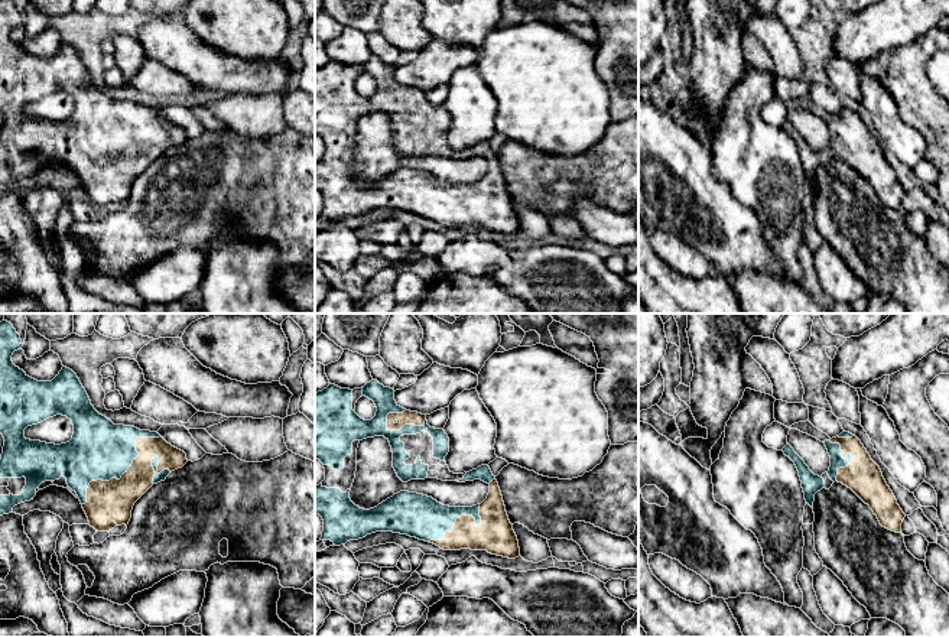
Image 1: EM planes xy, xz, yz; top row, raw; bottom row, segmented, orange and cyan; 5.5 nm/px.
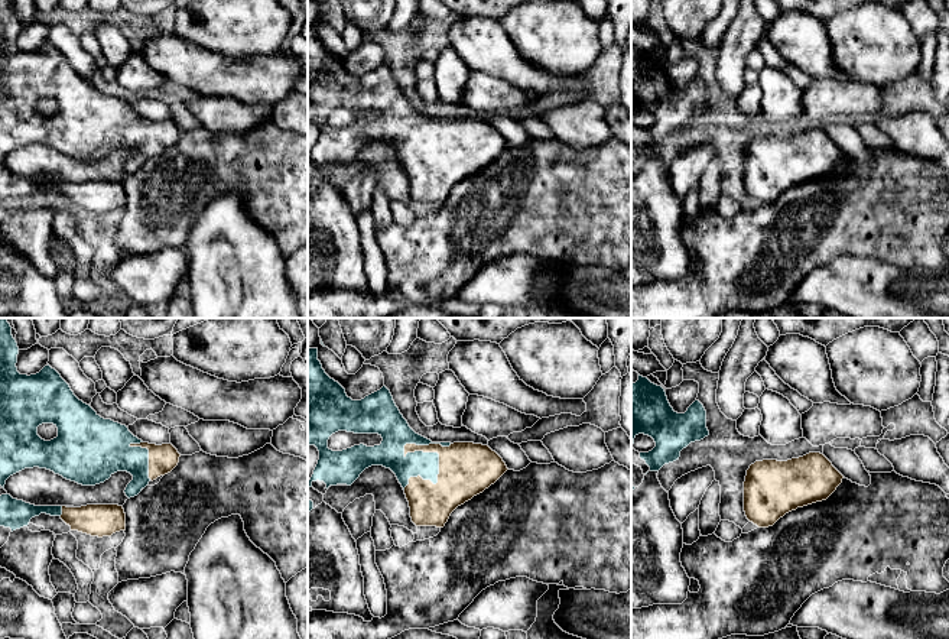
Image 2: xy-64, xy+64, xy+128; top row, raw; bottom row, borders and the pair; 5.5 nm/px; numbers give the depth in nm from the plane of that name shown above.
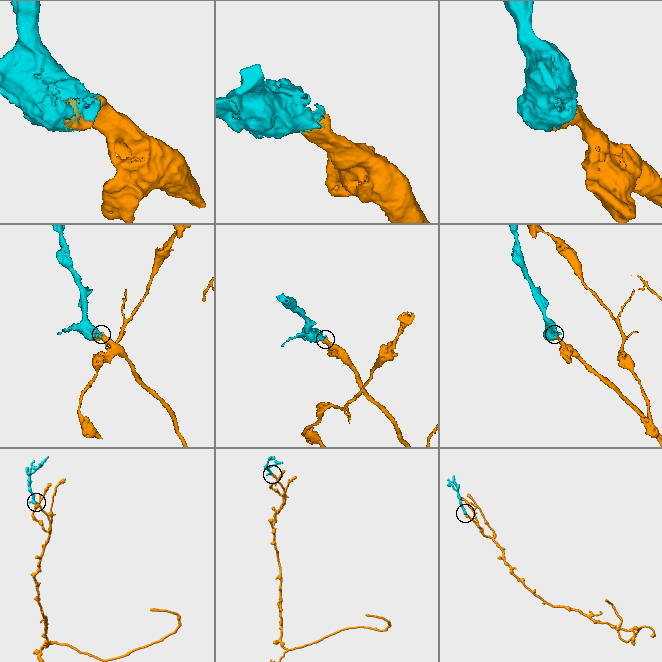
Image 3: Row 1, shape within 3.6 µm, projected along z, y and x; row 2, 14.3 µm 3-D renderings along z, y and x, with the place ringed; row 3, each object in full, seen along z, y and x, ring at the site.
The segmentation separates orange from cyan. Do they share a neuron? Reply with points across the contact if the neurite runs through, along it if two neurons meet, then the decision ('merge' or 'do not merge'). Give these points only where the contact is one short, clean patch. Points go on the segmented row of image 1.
merge

